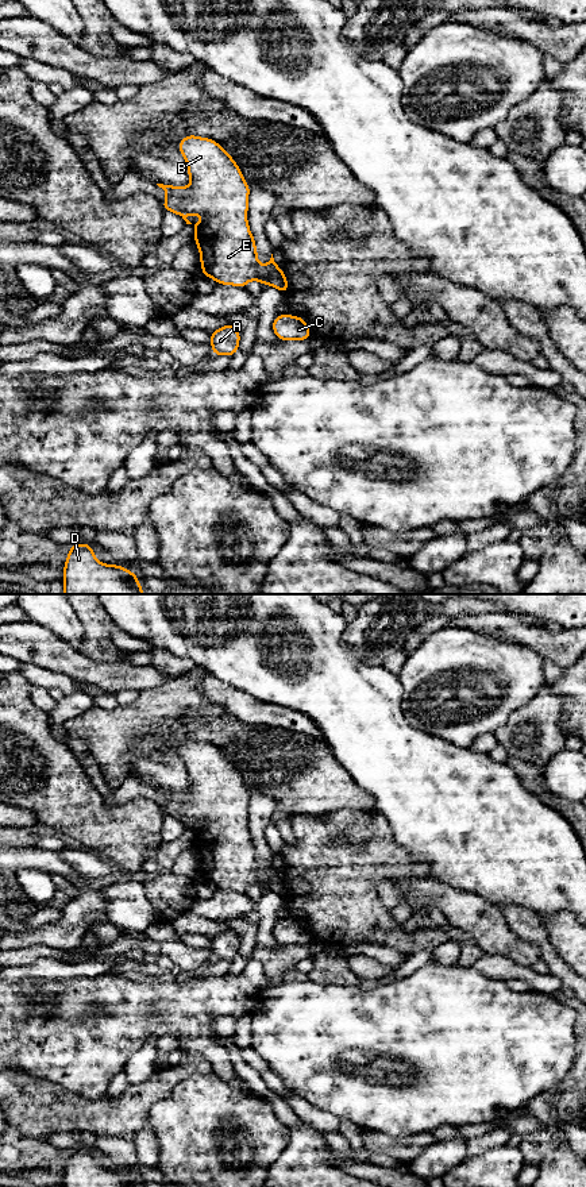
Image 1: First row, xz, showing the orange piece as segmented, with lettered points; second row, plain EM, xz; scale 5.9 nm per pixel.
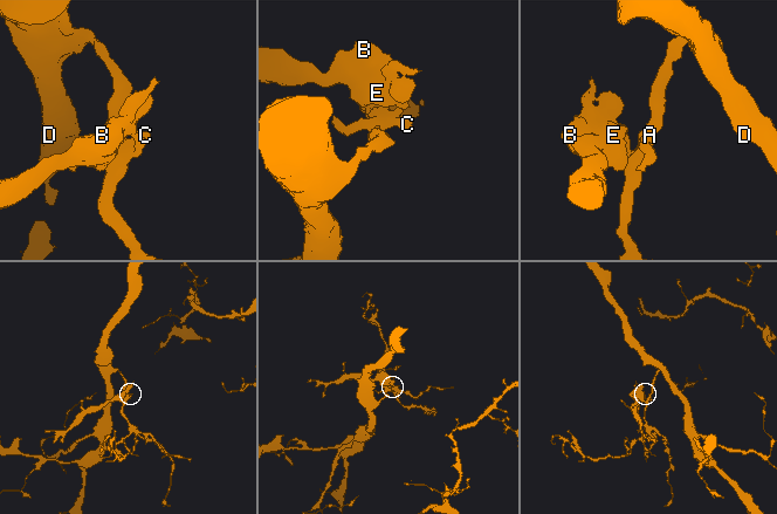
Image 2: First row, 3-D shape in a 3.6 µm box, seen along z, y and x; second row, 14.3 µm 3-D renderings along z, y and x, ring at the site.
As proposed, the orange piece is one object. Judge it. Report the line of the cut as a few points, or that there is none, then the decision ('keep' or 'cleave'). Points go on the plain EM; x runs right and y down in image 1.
cut in xz along (278, 873), (268, 889); cleave

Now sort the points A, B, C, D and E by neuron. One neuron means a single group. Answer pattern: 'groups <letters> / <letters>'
groups A C D / B E

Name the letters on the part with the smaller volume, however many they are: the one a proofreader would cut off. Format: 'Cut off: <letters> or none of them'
Cut off: B, E

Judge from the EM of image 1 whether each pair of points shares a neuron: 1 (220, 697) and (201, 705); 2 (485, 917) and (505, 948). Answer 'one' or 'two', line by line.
1: two
2: one

